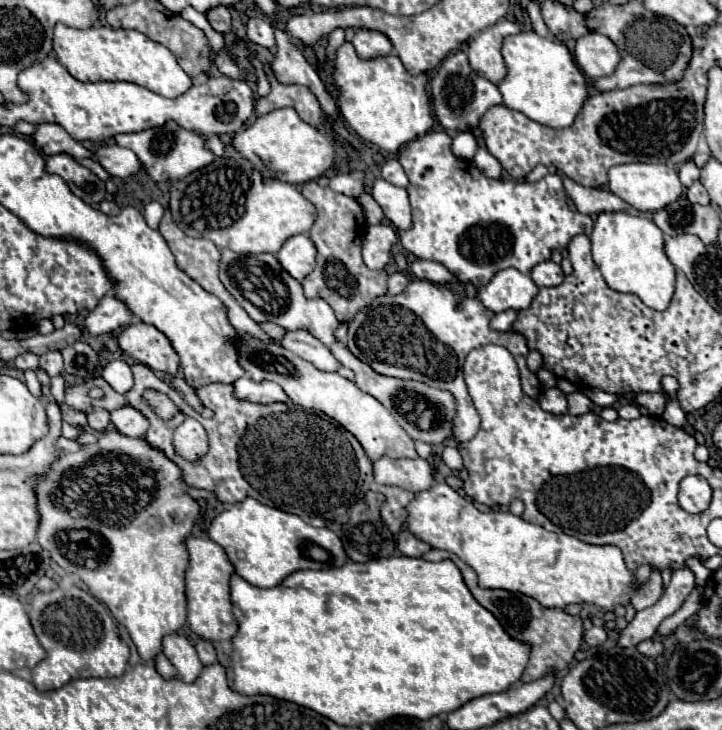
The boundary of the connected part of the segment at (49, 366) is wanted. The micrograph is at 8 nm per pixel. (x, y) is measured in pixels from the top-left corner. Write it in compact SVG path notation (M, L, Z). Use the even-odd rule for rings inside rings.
M46 352L40 356L40 368L46 370L48 376L62 376L64 368L62 368L62 356L60 352Z

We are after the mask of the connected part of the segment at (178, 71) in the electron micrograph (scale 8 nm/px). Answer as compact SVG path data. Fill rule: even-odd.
M56 24L54 52L58 56L58 62L80 82L124 80L144 86L166 98L176 98L192 86L190 76L178 66L174 54L166 46L150 40L136 30L114 30L108 26L76 30L64 24Z

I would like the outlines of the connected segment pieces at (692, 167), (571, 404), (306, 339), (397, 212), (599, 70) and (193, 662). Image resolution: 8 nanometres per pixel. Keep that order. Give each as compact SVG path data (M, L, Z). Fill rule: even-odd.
M692 160L684 162L684 164L680 166L678 174L680 174L680 182L682 182L684 186L692 186L692 182L696 182L696 180L700 178L700 170L698 170L698 166L696 166Z
M574 392L574 394L568 394L568 412L572 416L580 416L580 414L586 414L594 408L592 400L588 396L584 396L582 392Z
M296 330L288 332L282 340L282 346L300 356L302 360L314 364L322 372L336 372L342 364L332 356L332 352L310 332L306 330Z
M376 178L372 184L370 194L374 196L374 200L380 204L384 216L398 228L398 230L406 230L410 228L412 222L412 214L410 214L410 202L408 202L408 194L404 188L398 188L382 178Z
M586 34L576 40L576 64L588 78L610 76L618 66L618 48L602 34Z
M170 634L164 638L164 654L174 664L174 668L178 670L178 676L186 684L194 682L204 668L202 662L198 666L198 656L194 646L180 634Z

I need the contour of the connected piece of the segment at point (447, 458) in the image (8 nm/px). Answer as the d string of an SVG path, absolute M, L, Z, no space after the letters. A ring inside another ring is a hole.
M446 446L444 452L442 452L442 462L444 462L450 470L456 470L456 472L462 470L462 456L460 456L460 452L458 452L456 448Z

